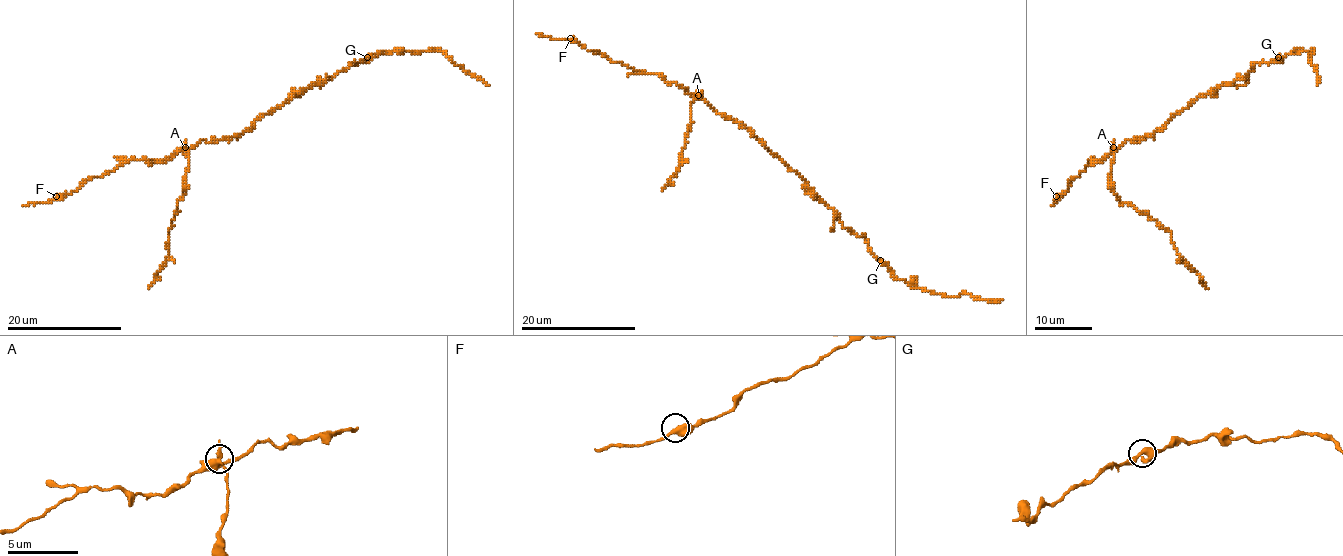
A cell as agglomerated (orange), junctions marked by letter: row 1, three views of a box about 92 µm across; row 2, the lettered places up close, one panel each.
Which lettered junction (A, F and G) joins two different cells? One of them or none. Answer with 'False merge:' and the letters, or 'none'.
False merge: A

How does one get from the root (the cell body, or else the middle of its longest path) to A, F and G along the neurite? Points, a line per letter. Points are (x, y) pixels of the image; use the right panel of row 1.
A: (1177, 113), (1150, 135), (1133, 142), (1126, 140), (1116, 149), (1113, 147)
F: (1177, 113), (1150, 135), (1126, 140), (1100, 162), (1090, 159), (1079, 176), (1069, 182), (1069, 189), (1056, 196)
G: (1177, 113), (1213, 89), (1245, 77), (1255, 63), (1273, 62), (1278, 57)

